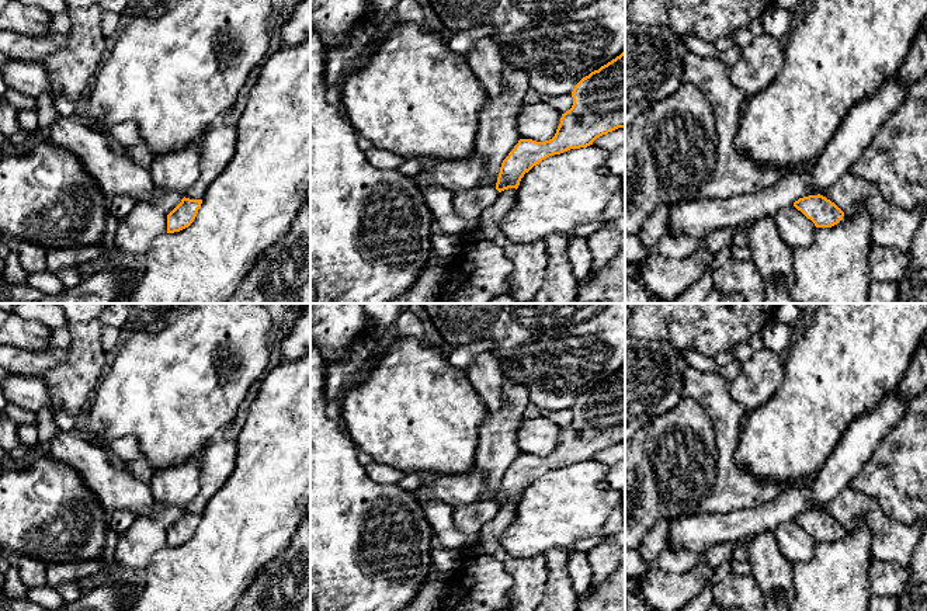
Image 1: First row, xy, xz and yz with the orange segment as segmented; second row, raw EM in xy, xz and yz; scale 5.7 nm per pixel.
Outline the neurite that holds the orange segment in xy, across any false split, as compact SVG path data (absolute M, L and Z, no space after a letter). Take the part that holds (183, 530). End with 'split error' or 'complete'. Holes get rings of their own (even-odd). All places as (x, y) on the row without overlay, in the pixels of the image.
M183 513L181 517L167 530L167 548L180 546L188 542L201 523L202 514Z | complete

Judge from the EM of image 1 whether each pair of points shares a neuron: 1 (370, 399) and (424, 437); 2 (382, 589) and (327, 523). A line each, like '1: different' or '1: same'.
1: same
2: same

